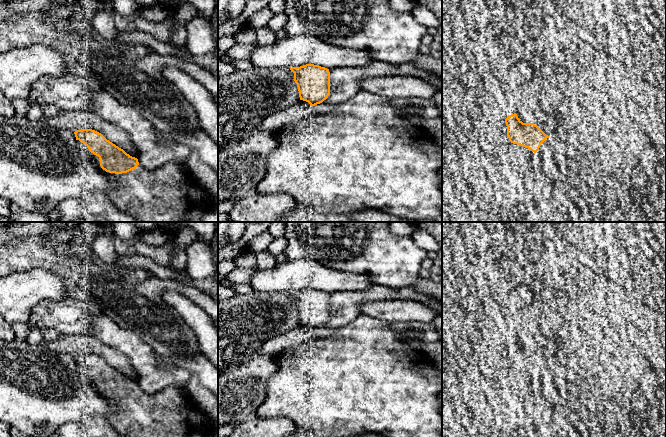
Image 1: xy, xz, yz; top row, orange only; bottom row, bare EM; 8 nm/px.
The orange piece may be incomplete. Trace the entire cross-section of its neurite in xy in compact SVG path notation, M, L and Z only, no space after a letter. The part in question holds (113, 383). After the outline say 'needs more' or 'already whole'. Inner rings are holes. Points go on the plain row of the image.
M92 353L74 356L80 378L114 401L117 411L108 421L124 437L209 437L213 428L205 413L189 394L178 386L168 386L155 394L146 393L137 382L130 380L101 357Z | needs more

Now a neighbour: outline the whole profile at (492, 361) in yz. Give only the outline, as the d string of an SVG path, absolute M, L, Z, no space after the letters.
M486 343L479 354L477 365L482 374L490 380L504 375L510 367L505 344Z

